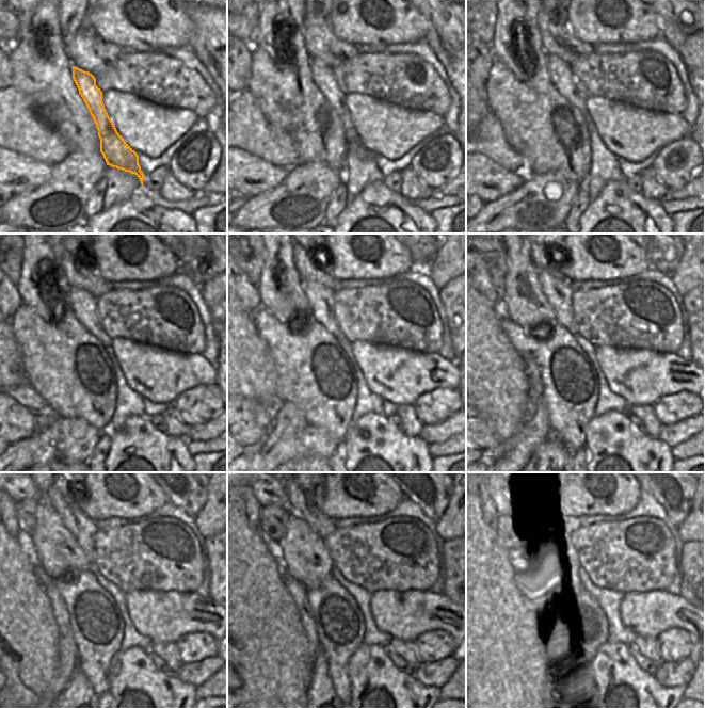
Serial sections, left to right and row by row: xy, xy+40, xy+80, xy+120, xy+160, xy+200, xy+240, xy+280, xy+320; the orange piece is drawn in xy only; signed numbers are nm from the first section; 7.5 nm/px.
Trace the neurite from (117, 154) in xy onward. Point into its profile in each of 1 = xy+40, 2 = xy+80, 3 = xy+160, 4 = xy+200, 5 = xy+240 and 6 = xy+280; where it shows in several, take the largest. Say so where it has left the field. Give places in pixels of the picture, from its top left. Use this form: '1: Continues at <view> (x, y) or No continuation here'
1: Continues at xy+40 (323, 77)
2: Continues at xy+80 (561, 75)
3: Continues at xy+160 (320, 299)
4: Continues at xy+200 (558, 291)
5: Continues at xy+240 (83, 529)
6: Continues at xy+280 (298, 502).

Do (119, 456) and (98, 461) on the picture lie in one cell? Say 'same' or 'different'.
different

